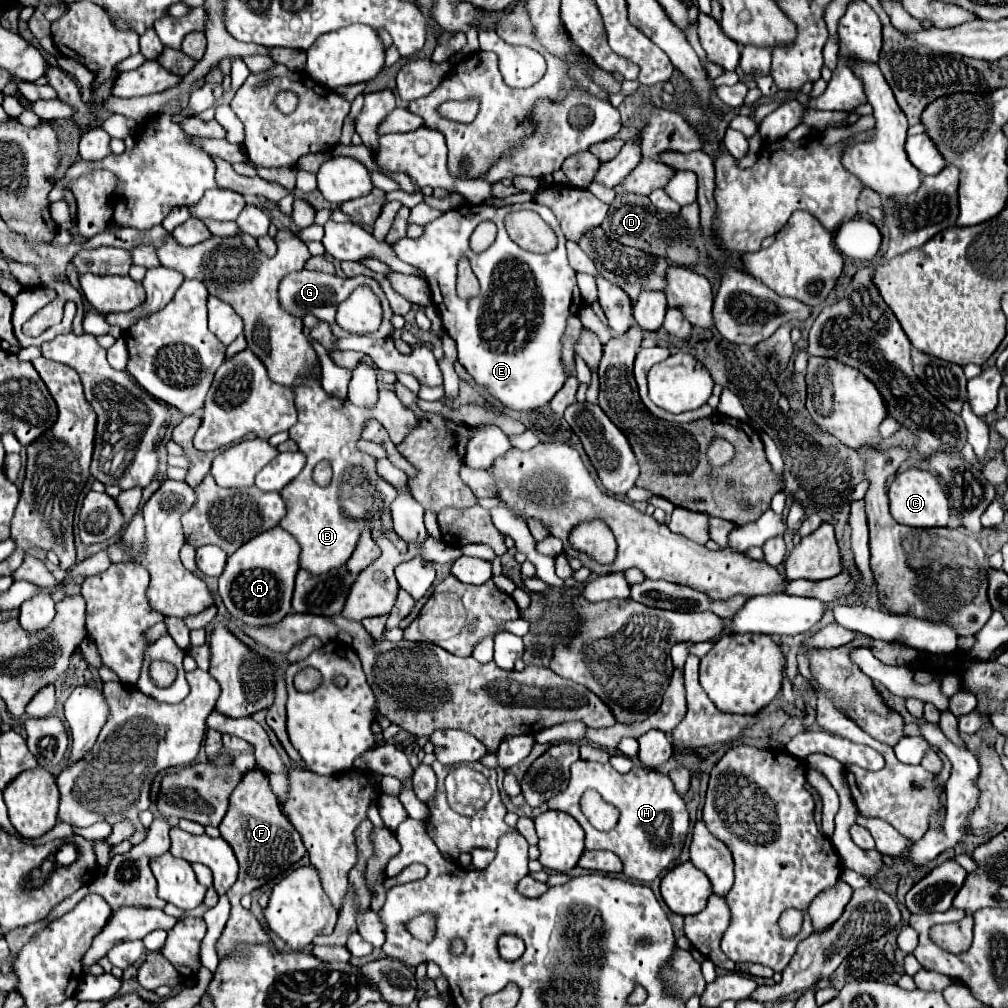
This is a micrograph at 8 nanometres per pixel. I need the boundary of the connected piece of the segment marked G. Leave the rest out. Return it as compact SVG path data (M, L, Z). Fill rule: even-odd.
M301 270L297 274L287 274L283 280L281 280L281 286L279 286L279 300L283 304L283 308L295 316L305 316L305 314L313 314L317 316L319 320L325 320L331 328L333 328L333 334L339 336L339 332L343 332L343 328L335 322L335 314L337 314L337 308L339 304L359 286L359 284L367 284L379 298L381 298L381 304L383 304L383 326L377 330L377 338L387 338L391 336L393 332L393 324L391 324L391 308L389 308L389 302L379 286L377 280L373 278L367 278L367 276L357 276L357 278L339 278L339 276L331 276L331 274L323 274L323 272L311 272L311 270Z

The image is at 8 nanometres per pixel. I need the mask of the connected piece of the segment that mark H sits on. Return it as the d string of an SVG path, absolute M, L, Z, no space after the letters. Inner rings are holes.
M579 760L571 766L569 786L561 794L553 796L547 804L553 810L563 810L571 814L583 826L587 850L615 852L623 862L625 876L639 882L655 880L663 870L671 868L673 862L677 862L689 830L689 812L685 808L683 798L675 792L671 778L667 774L643 766L635 766L631 772L619 774L611 764ZM587 788L597 790L603 796L603 800L619 808L621 818L615 830L599 832L583 816L579 800Z

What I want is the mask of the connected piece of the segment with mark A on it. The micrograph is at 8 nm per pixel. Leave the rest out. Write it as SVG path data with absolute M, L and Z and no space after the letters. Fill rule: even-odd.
M275 526L259 538L251 538L243 550L227 558L227 566L219 576L219 596L231 616L247 626L273 626L291 612L291 596L295 574L299 572L299 542Z

